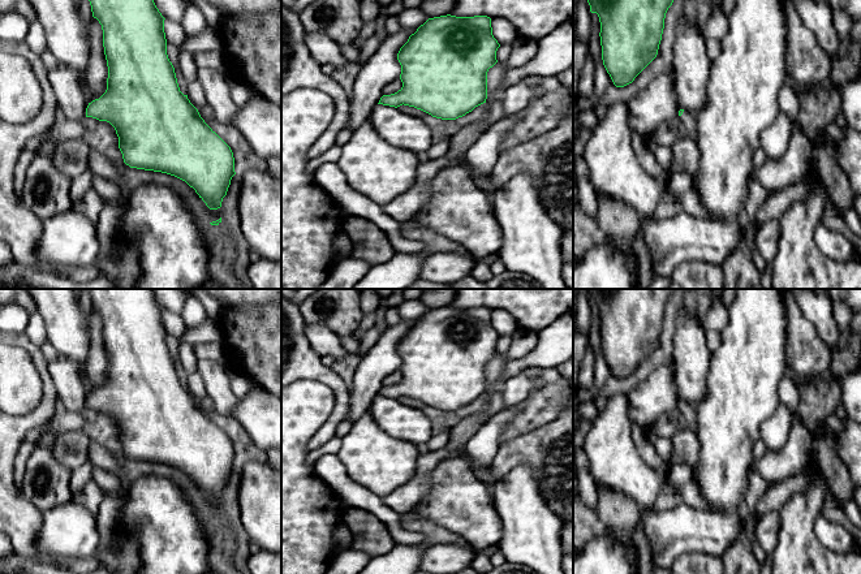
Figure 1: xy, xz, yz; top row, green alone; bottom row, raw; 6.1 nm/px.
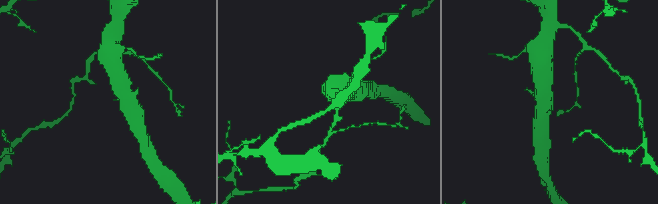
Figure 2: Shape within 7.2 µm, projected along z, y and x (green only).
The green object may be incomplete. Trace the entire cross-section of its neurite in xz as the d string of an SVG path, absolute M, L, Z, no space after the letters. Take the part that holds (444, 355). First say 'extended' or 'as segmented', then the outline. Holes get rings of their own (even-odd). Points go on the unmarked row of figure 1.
as segmented; M487 307L429 310L397 345L402 379L395 385L383 387L378 396L395 400L404 396L442 411L462 409L486 394L487 363L498 354L499 338Z

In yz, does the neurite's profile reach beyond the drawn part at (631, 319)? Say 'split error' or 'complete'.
complete

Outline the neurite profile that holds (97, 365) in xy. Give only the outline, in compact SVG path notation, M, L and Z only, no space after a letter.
M91 310L89 315L90 346L85 366L85 375L99 390L107 381L108 358L103 338L103 321L96 310Z

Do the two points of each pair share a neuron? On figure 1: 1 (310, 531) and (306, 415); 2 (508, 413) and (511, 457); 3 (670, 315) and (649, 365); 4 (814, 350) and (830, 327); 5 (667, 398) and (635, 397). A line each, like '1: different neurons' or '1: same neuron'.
1: same neuron
2: different neurons
3: same neuron
4: different neurons
5: same neuron

